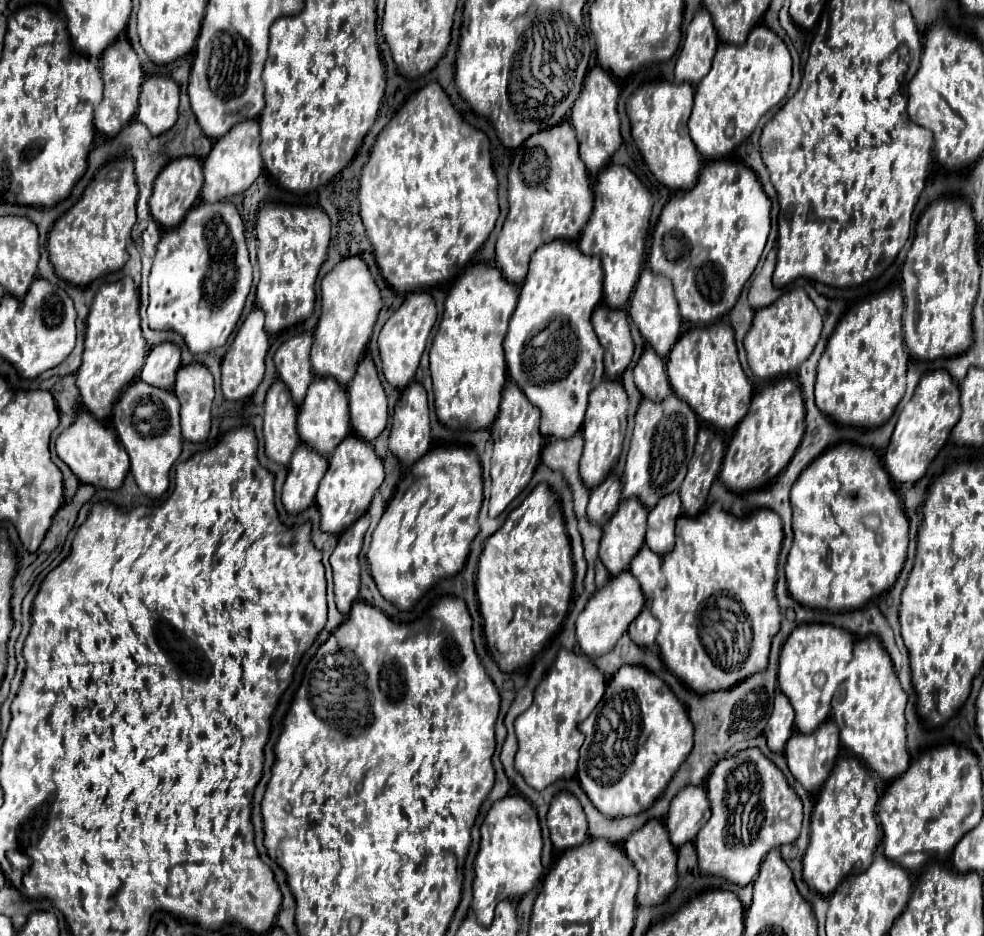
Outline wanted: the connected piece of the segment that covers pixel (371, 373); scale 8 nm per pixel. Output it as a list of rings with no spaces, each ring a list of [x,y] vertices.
[[[370,355],[360,359],[356,375],[346,389],[350,401],[350,425],[354,433],[366,441],[374,441],[388,423],[388,399]]]

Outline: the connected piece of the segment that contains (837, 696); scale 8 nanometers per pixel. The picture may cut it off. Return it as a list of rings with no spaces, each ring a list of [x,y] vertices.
[[[868,635],[856,641],[854,659],[848,665],[848,671],[848,679],[836,689],[832,699],[832,719],[840,729],[840,741],[864,759],[868,769],[872,769],[880,779],[894,781],[910,765],[904,731],[904,709],[908,697],[900,687],[892,659],[878,635]]]

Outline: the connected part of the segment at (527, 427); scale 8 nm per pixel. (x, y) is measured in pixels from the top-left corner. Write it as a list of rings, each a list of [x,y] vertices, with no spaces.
[[[514,381],[502,391],[500,411],[496,421],[492,423],[494,433],[494,453],[492,453],[492,493],[490,493],[490,517],[500,515],[510,501],[528,485],[536,465],[540,463],[540,449],[542,449],[542,435],[538,431],[540,417],[538,409],[528,401],[524,391],[518,389]]]

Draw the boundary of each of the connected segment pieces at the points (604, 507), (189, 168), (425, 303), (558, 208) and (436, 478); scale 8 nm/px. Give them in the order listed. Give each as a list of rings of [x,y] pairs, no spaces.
[[[608,473],[608,477],[592,489],[590,493],[590,503],[588,503],[588,519],[592,523],[604,525],[612,513],[616,511],[616,505],[620,503],[622,495],[622,481],[618,475]]]
[[[180,157],[170,161],[154,179],[154,189],[150,197],[150,209],[154,221],[164,229],[172,229],[180,225],[188,209],[196,203],[200,189],[202,189],[202,161],[198,157]]]
[[[426,291],[408,293],[400,309],[386,321],[378,337],[378,347],[380,347],[380,357],[384,365],[384,375],[392,387],[404,389],[406,385],[412,383],[434,323],[436,323],[436,305]]]
[[[562,121],[562,125],[554,125],[552,129],[534,133],[532,137],[528,137],[528,141],[520,145],[520,149],[516,149],[512,167],[508,171],[508,203],[510,203],[510,213],[496,241],[496,265],[510,283],[522,285],[528,271],[530,255],[540,245],[550,243],[554,239],[578,241],[592,211],[590,177],[588,177],[586,165],[578,155],[578,141],[574,137],[574,129],[570,123]]]
[[[464,445],[428,451],[396,487],[372,533],[368,563],[384,599],[408,611],[438,579],[456,575],[478,533],[480,503],[482,465],[478,453]]]

